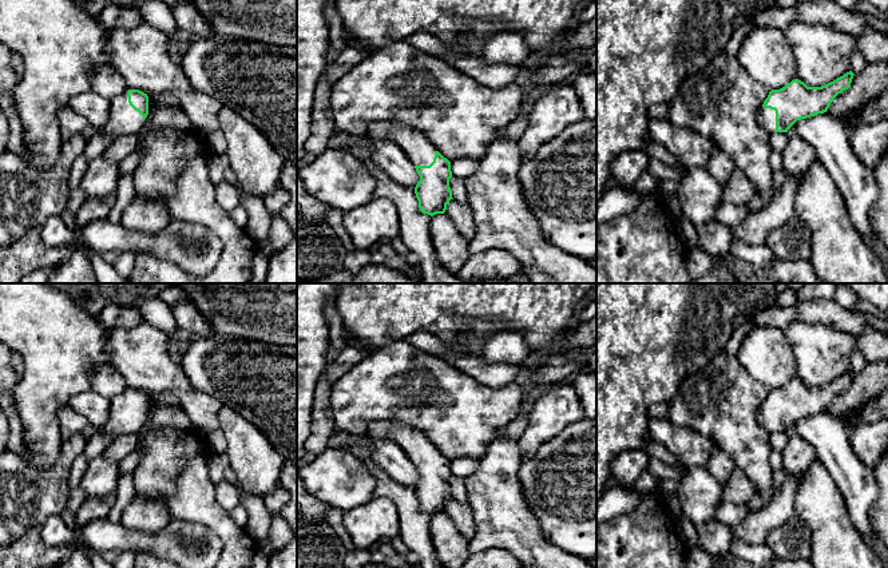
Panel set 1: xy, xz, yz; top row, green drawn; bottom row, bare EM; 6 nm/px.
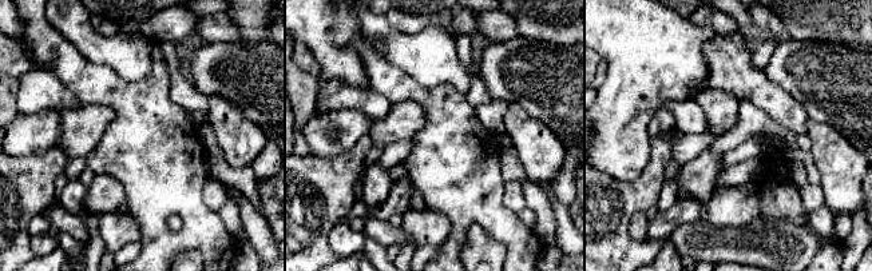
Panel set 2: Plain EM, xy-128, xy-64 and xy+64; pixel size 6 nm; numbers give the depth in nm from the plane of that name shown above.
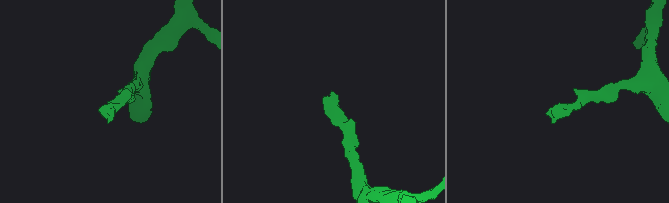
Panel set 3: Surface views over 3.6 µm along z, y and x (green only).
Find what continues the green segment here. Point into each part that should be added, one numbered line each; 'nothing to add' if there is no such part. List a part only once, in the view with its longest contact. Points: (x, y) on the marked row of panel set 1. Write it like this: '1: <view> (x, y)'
1: yz (766, 118)

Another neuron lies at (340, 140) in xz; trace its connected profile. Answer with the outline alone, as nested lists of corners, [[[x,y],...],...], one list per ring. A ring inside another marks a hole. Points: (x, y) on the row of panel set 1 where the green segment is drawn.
[[[337,131],[329,139],[328,147],[333,150],[345,150],[353,140],[354,135],[346,134],[344,131]]]

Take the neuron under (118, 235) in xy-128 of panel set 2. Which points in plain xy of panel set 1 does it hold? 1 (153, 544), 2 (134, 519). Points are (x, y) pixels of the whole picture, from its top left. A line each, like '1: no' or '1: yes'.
1: no
2: yes

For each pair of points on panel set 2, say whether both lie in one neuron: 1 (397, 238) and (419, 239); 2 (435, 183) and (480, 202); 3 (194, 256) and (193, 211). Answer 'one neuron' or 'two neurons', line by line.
1: two neurons
2: one neuron
3: two neurons

